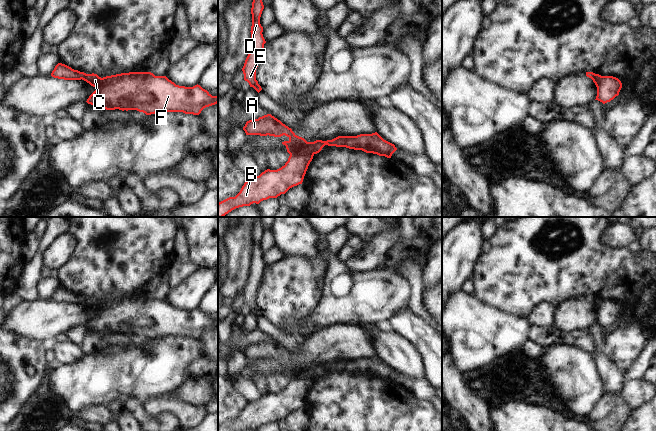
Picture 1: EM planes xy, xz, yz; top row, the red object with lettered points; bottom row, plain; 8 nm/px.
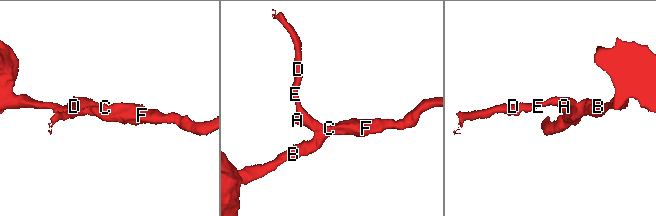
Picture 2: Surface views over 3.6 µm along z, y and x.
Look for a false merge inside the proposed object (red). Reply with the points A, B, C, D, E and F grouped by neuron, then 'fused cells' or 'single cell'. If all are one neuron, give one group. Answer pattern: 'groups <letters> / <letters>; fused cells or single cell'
groups A D E / B C F; fused cells

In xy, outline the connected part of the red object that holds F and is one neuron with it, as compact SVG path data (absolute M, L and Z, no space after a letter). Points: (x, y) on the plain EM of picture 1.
M129 296L103 302L92 297L82 304L96 312L86 326L106 334L137 334L146 339L167 336L199 339L204 332L218 327L218 320L212 320L198 308L193 311L179 310L166 300L155 300L151 296Z

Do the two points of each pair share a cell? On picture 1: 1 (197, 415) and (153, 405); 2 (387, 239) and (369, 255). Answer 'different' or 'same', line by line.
1: same
2: same

